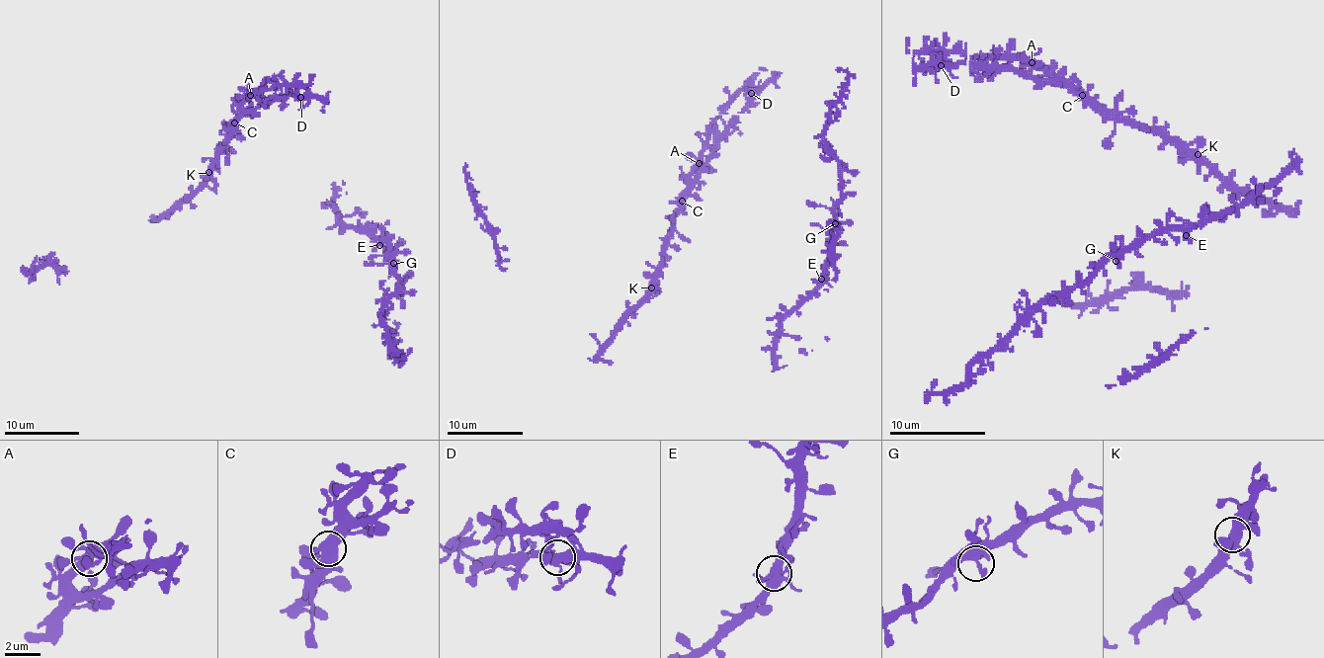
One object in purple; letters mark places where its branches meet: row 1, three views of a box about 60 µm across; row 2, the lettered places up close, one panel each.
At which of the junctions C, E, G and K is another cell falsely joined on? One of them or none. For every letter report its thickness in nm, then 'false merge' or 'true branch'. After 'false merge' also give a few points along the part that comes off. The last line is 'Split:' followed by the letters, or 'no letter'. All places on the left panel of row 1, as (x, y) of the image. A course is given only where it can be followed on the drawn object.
C: 500 nm | true branch
E: 260 nm | true branch
G: 360 nm | true branch
K: 440 nm | true branch
Split: no letter

